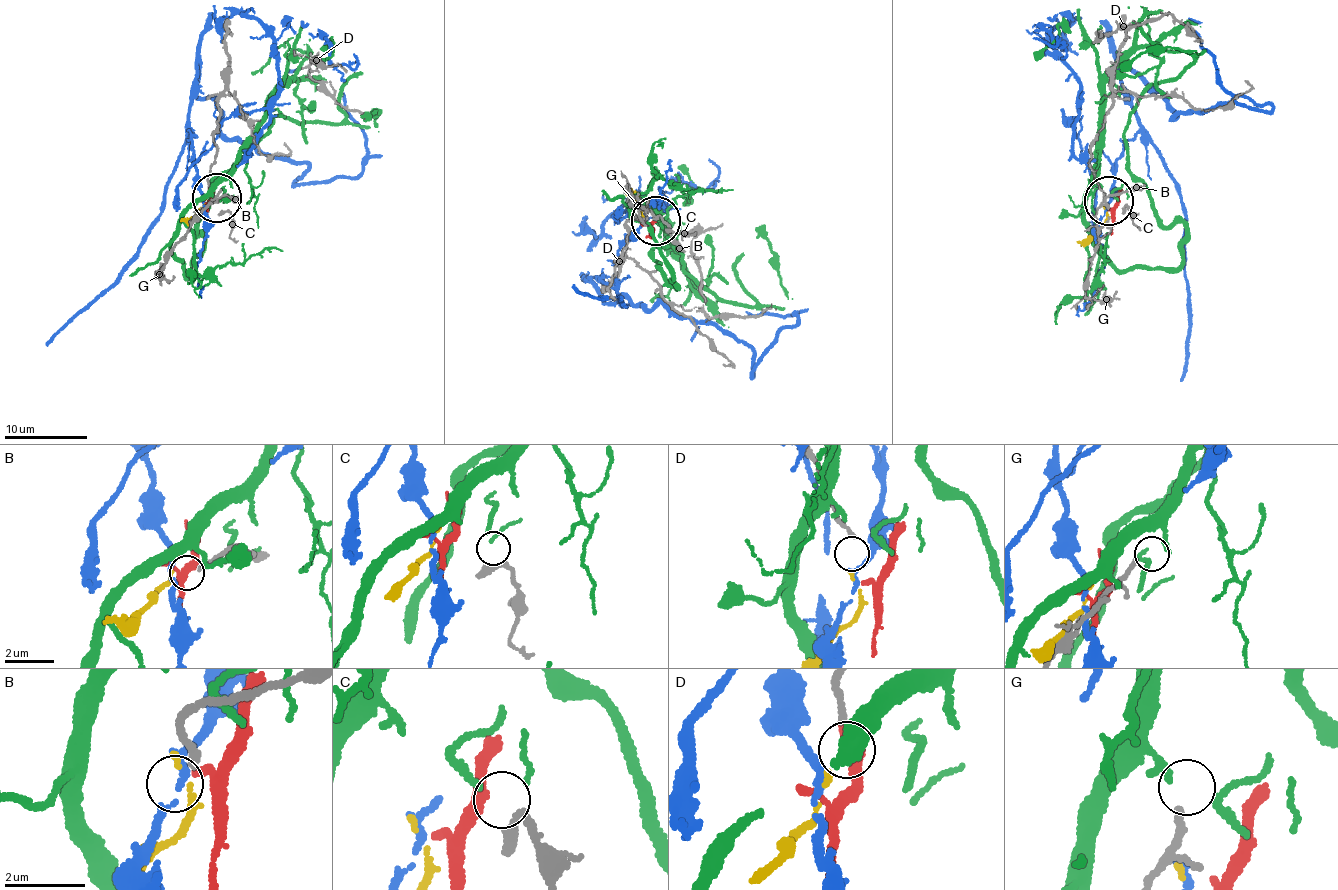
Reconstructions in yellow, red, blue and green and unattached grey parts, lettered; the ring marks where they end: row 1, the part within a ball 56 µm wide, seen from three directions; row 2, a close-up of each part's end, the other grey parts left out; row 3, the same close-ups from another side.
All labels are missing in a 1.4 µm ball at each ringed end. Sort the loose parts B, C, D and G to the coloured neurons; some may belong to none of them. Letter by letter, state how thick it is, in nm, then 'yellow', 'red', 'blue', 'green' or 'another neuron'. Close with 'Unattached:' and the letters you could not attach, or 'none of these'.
B: 200 nm thick; another neuron
C: 320 nm thick; green
D: 140 nm thick; yellow
G: 190 nm thick; another neuron
Unattached: B, G

